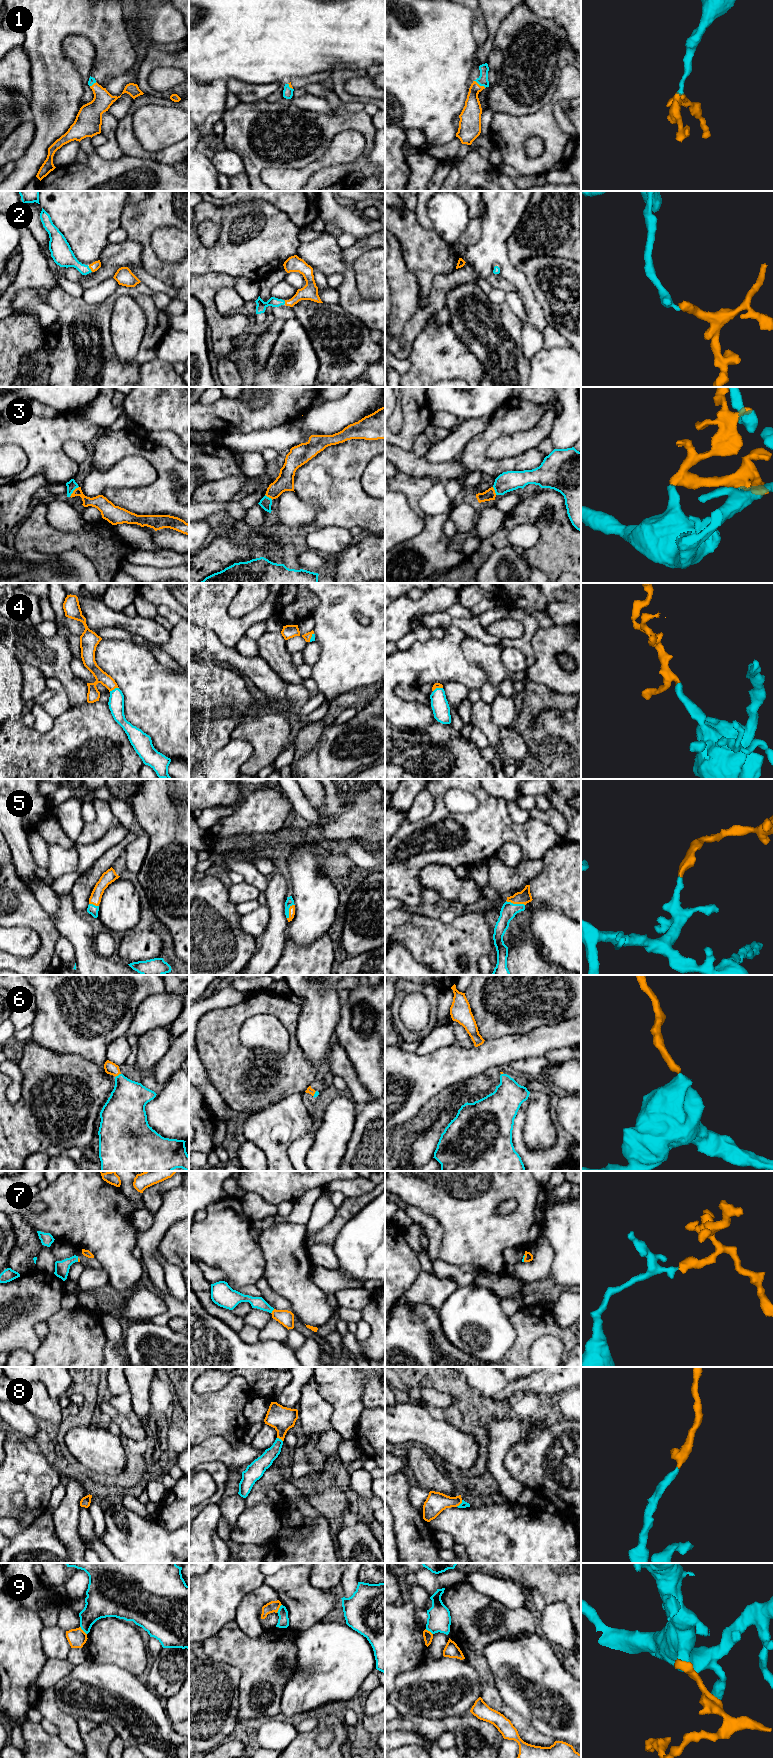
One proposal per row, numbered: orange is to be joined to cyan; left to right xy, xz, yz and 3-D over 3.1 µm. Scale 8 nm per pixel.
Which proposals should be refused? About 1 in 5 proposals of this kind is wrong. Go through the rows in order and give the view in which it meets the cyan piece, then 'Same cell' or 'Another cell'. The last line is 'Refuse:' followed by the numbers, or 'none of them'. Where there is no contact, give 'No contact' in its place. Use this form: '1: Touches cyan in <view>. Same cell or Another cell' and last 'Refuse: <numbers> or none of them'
1: Touches cyan in yz. Same cell
2: Touches cyan in xy. Same cell
3: Touches cyan in xy. Same cell
4: Touches cyan in xy. Same cell
5: Touches cyan in yz. Same cell
6: Touches cyan in xy. Same cell
7: Touches cyan in xz. Same cell
8: Touches cyan in yz. Same cell
9: Touches cyan in xz. Another cell
Refuse: 9

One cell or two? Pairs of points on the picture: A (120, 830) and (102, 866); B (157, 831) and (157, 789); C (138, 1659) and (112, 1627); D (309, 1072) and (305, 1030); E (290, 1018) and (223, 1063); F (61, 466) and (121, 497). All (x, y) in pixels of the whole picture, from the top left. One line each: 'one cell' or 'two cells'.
A: two cells
B: one cell
C: one cell
D: two cells
E: one cell
F: two cells

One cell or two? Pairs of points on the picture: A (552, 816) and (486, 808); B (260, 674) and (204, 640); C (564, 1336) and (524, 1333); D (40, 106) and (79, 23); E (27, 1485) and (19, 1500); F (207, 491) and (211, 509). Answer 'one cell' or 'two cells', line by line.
A: two cells
B: one cell
C: one cell
D: one cell
E: two cells
F: two cells

